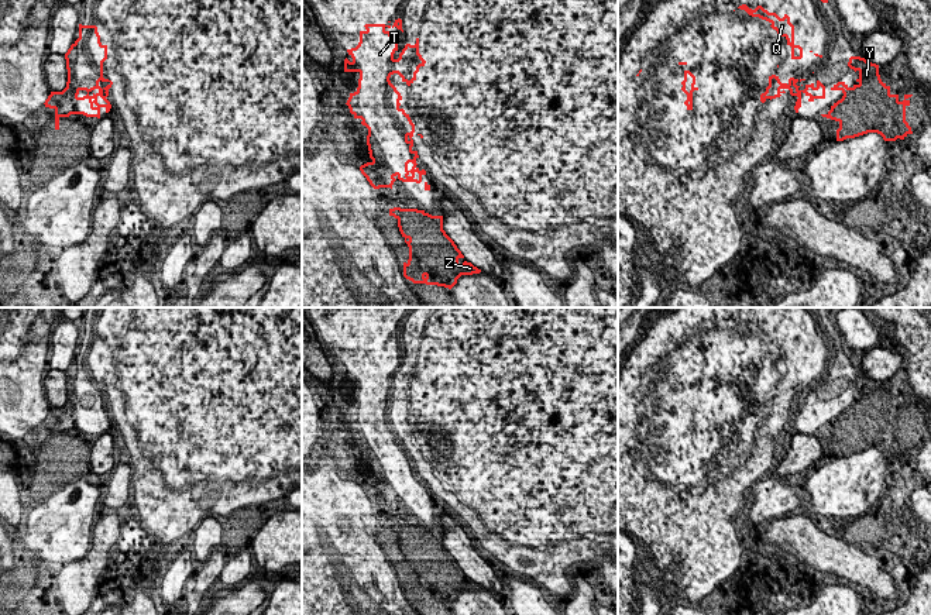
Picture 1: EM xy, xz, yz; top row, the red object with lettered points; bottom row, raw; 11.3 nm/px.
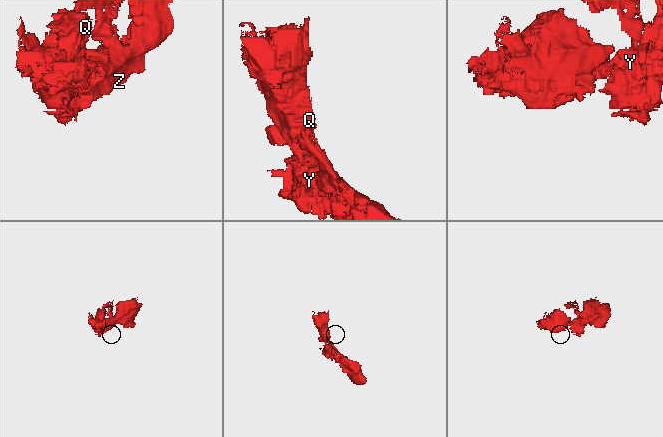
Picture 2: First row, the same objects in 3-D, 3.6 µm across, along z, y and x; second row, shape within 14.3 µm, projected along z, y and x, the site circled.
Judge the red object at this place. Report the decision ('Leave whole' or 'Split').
Leave whole

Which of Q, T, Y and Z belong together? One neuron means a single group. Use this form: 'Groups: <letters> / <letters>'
Groups: Q T Y Z

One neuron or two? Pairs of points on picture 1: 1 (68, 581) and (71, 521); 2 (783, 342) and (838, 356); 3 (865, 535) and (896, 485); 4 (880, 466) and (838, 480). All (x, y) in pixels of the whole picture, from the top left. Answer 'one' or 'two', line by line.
1: two
2: one
3: one
4: one

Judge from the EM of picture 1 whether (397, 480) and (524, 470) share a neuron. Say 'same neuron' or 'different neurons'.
different neurons

